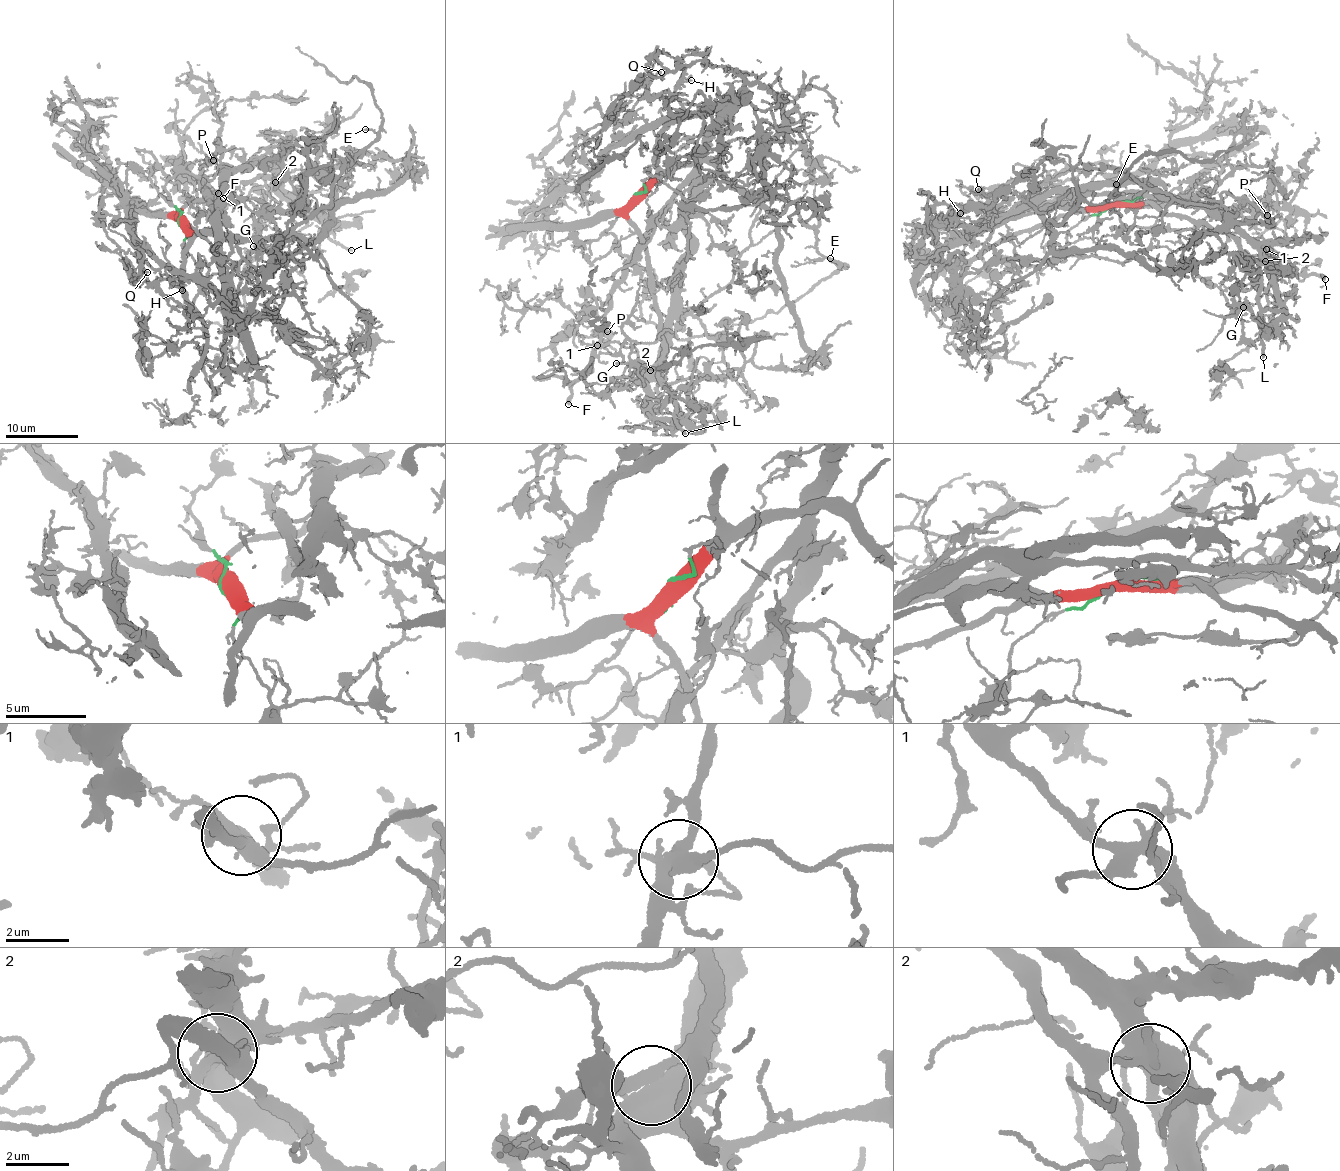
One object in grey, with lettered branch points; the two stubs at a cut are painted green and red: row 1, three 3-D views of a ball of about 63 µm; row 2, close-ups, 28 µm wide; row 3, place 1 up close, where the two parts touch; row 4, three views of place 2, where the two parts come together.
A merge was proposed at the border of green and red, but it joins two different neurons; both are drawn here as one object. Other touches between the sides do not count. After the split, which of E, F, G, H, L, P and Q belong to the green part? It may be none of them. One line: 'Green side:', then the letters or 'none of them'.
Green side: F, G, H, P, Q

